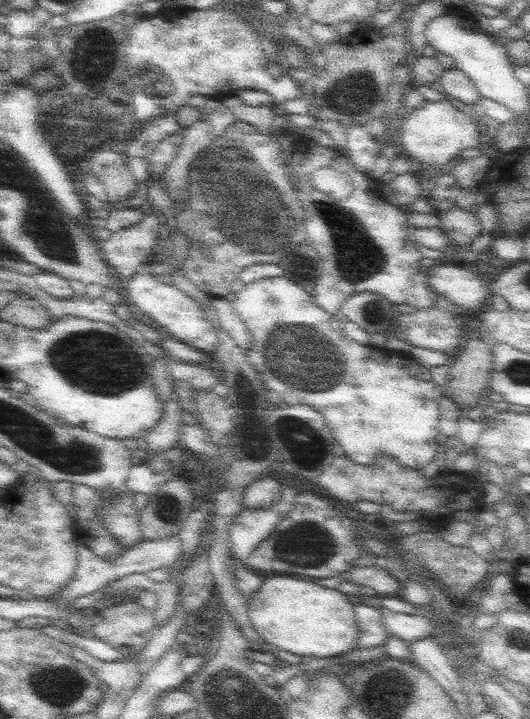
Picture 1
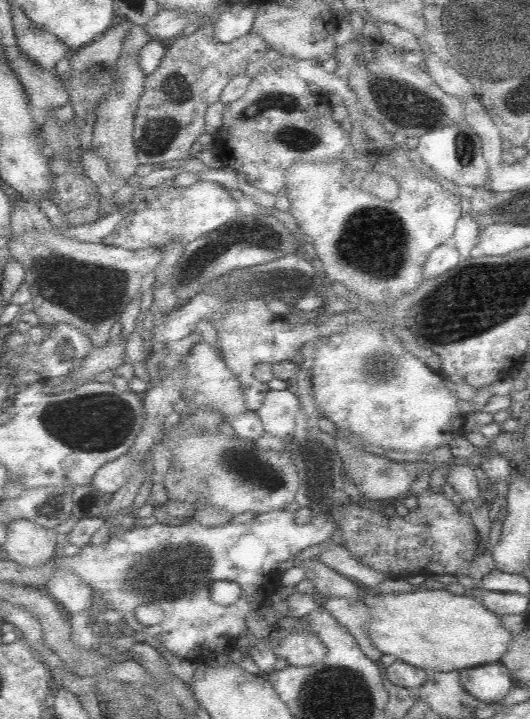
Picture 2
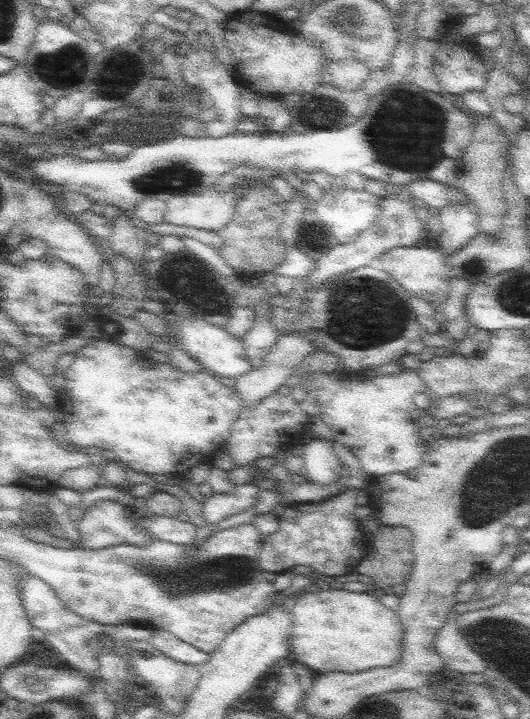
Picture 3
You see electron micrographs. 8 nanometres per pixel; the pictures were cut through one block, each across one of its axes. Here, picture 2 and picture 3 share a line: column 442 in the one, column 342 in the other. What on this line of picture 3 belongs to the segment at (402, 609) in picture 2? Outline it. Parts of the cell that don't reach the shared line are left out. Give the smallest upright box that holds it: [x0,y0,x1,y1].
[291,588,404,674]

